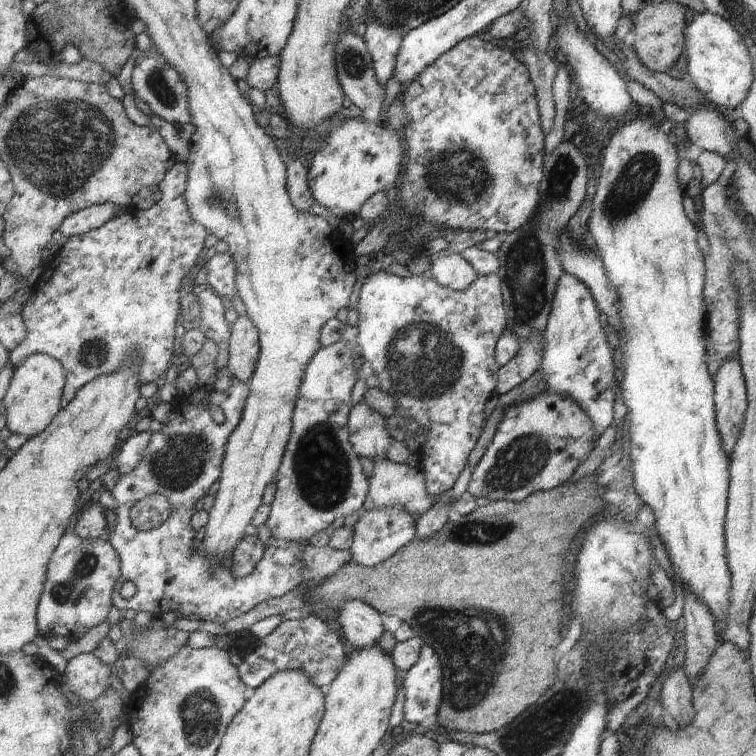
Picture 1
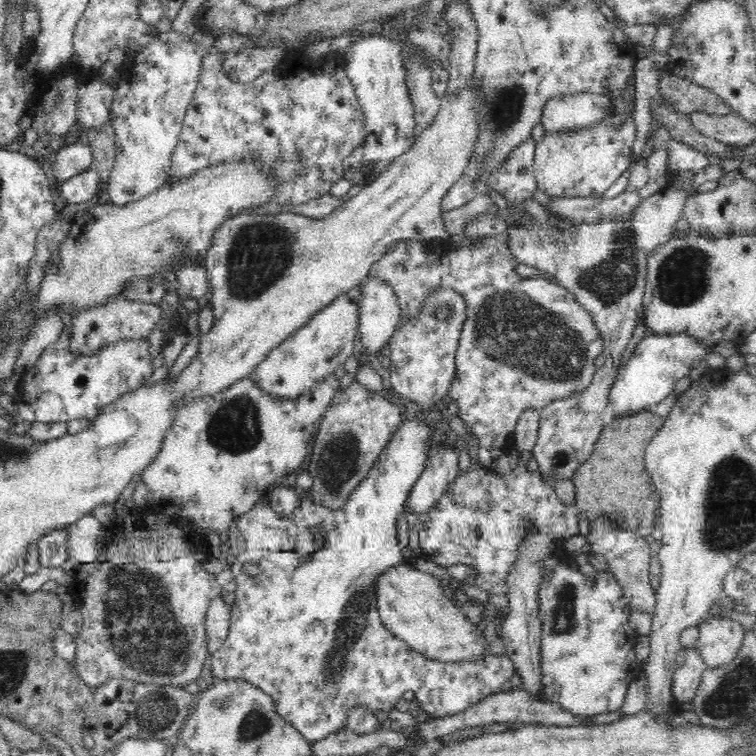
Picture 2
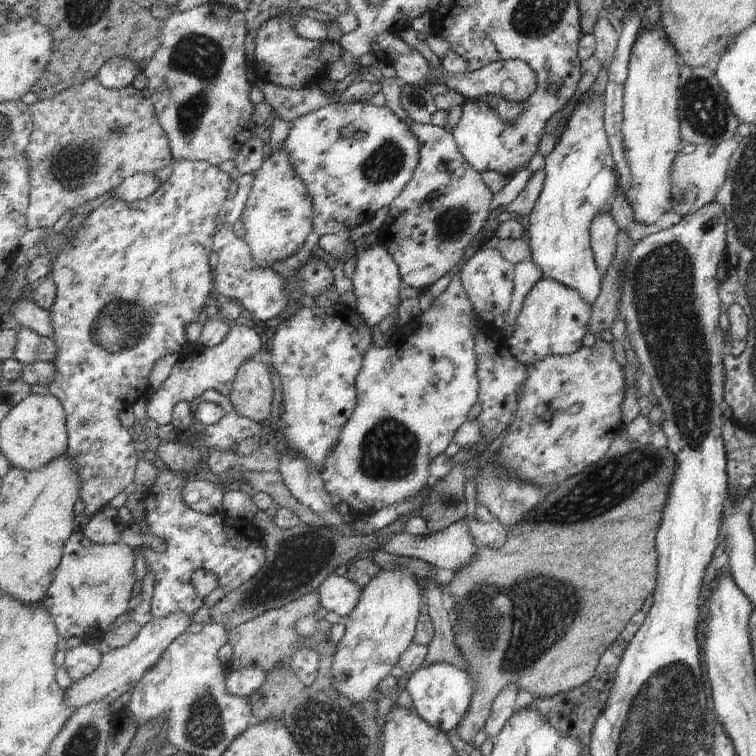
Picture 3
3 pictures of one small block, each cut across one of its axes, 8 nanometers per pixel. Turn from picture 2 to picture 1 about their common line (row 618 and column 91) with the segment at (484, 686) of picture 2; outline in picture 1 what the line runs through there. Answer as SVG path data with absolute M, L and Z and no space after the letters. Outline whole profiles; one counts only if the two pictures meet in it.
M186 162L175 163L163 182L157 184L162 199L153 208L137 210L130 207L97 230L73 235L44 263L43 276L33 284L33 297L21 312L28 334L15 350L10 351L10 361L17 367L33 353L47 353L59 359L68 372L63 408L76 399L80 388L87 383L123 369L134 352L139 351L143 356L140 374L143 384L157 382L173 364L183 284L203 264L206 238L210 235L208 228L198 223L190 211L186 199L188 172Z

